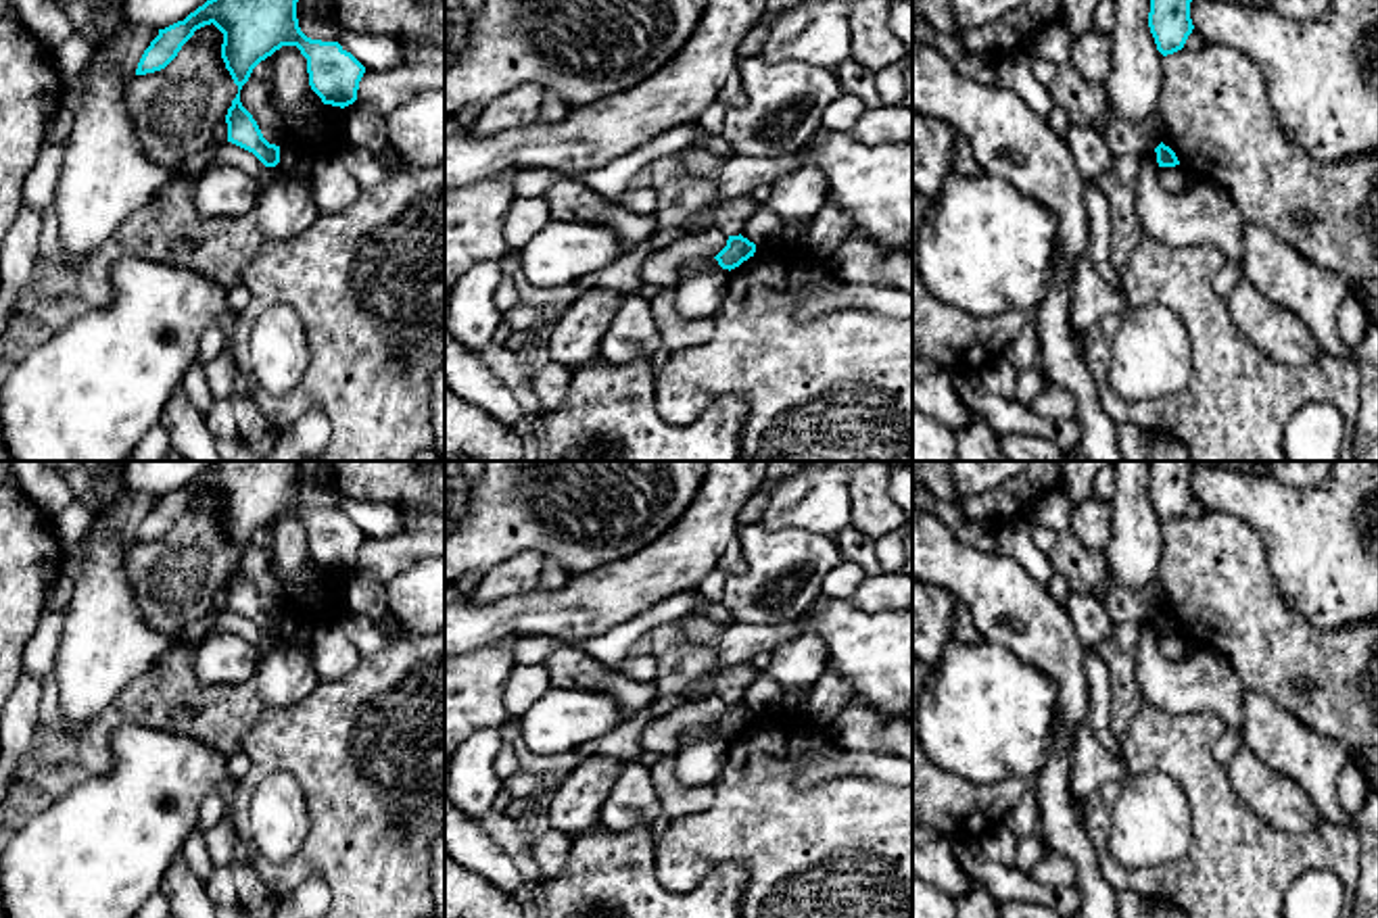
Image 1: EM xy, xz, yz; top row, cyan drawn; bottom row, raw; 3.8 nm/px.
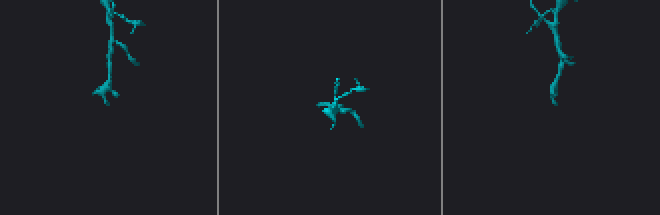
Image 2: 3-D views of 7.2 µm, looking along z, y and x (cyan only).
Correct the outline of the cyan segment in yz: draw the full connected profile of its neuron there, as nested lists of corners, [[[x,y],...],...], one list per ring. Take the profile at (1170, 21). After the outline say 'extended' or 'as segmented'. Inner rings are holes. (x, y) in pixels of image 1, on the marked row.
[[[1150,0],[1148,27],[1163,56],[1182,50],[1192,33],[1190,2],[1192,0]]] | as segmented

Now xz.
[[[729,236],[727,246],[714,257],[722,269],[735,269],[750,257],[754,257],[756,244],[750,242],[747,238],[739,236]]] | as segmented

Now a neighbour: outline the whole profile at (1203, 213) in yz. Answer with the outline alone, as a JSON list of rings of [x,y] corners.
[[[1157,152],[1140,154],[1140,171],[1136,179],[1136,215],[1146,236],[1173,246],[1213,244],[1223,250],[1226,259],[1246,267],[1242,248],[1244,219],[1238,213],[1234,198],[1215,182],[1198,177],[1184,192],[1169,192],[1159,182]]]

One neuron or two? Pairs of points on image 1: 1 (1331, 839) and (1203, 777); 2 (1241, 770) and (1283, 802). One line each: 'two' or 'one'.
1: one
2: one

